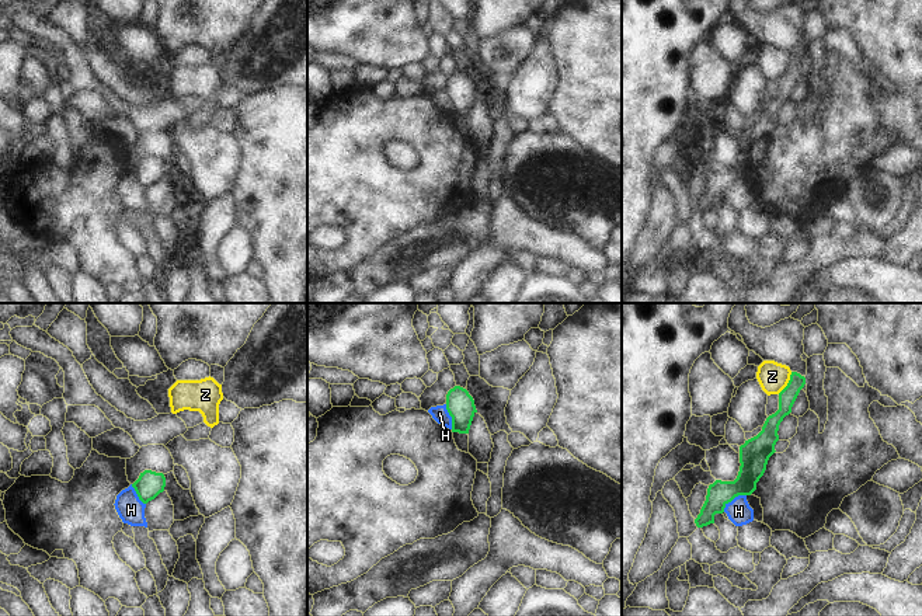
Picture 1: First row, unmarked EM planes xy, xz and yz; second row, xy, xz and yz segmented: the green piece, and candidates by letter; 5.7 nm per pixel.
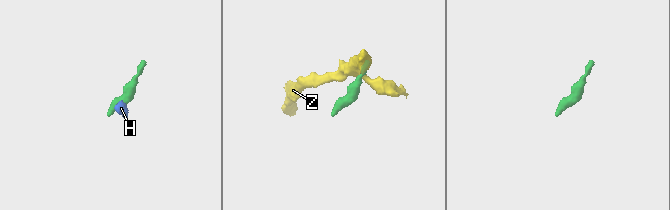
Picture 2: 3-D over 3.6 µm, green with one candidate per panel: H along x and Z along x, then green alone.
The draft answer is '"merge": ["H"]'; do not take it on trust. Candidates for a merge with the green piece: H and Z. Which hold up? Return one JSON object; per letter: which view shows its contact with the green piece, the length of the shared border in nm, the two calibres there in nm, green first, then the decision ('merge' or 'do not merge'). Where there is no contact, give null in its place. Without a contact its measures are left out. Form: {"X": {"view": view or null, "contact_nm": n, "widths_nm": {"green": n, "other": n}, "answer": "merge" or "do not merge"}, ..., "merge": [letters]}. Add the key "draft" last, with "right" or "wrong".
{"H": {"view": "yz", "contact_nm": 170, "widths_nm": {"green": 150, "other": 140}, "answer": "do not merge"}, "Z": {"view": "yz", "contact_nm": 150, "widths_nm": {"green": 100, "other": 170}, "answer": "do not merge"}, "merge": [], "draft": "wrong"}

